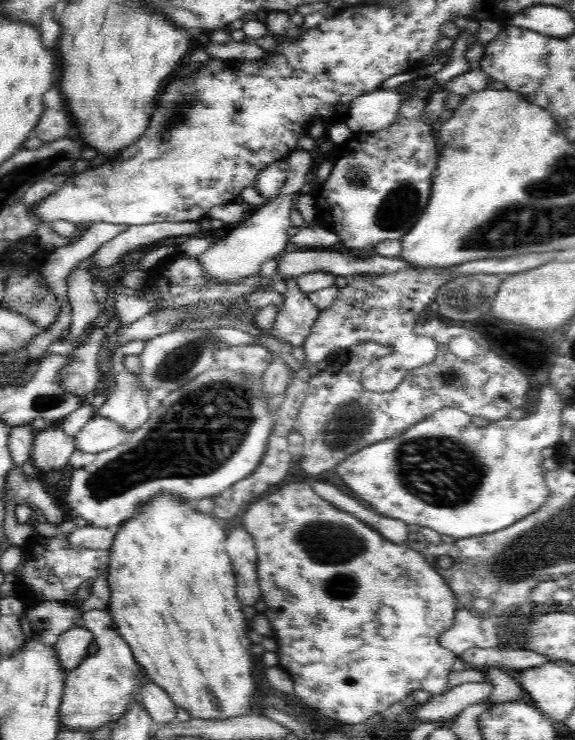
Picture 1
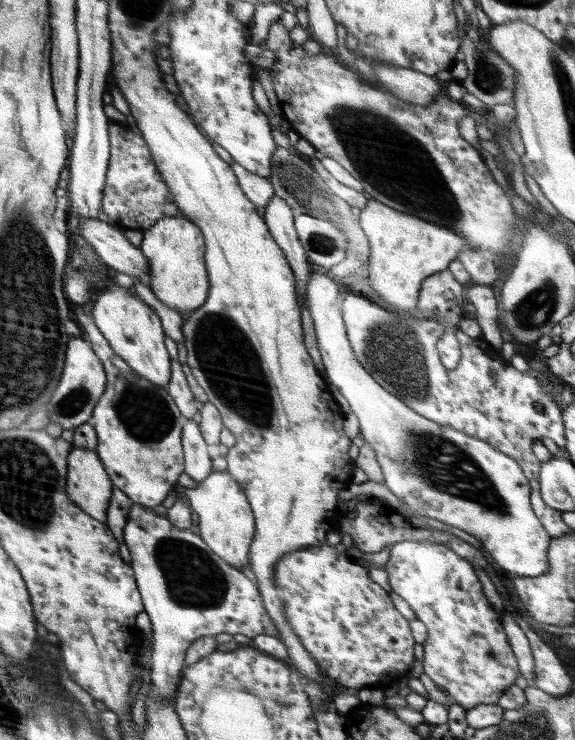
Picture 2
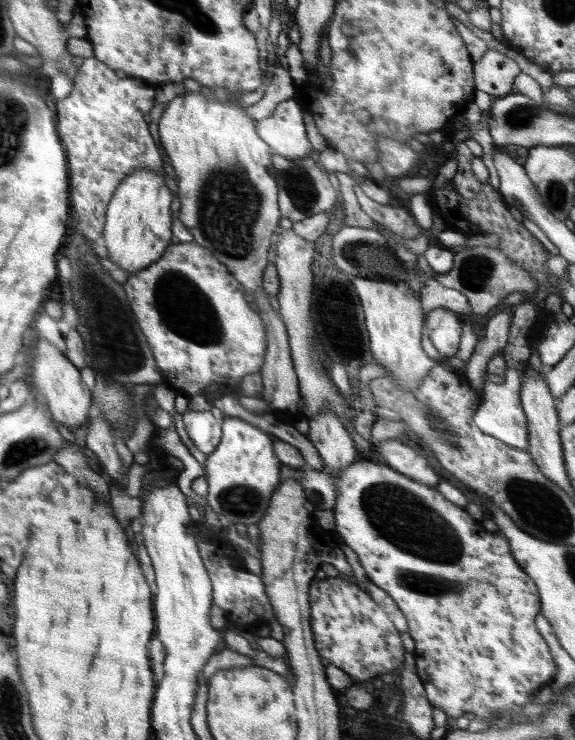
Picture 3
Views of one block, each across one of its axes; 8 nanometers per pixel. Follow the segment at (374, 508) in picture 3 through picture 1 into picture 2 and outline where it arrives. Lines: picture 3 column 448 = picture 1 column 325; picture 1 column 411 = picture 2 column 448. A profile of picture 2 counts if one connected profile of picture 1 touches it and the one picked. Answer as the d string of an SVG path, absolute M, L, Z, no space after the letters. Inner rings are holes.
M404 540L391 546L385 567L392 591L408 602L416 619L424 623L428 630L428 638L423 642L424 674L431 678L452 702L466 710L478 705L494 704L506 692L506 688L515 684L519 672L518 663L508 643L508 636L504 638L501 613L496 614L496 611L492 610L472 564L468 564L454 551L450 552L446 545L434 541Z

